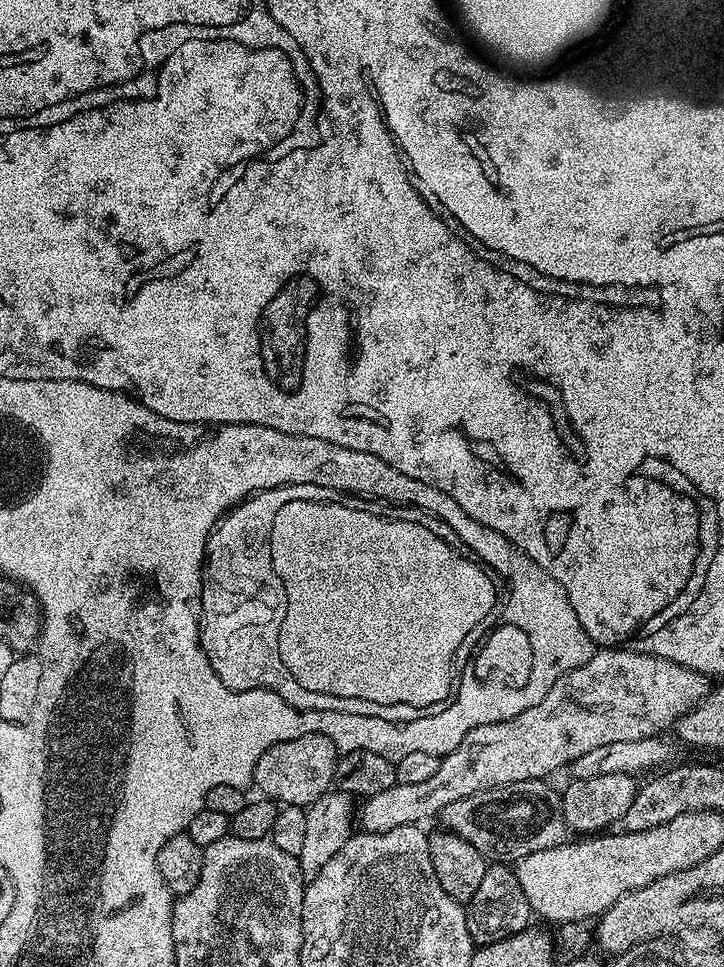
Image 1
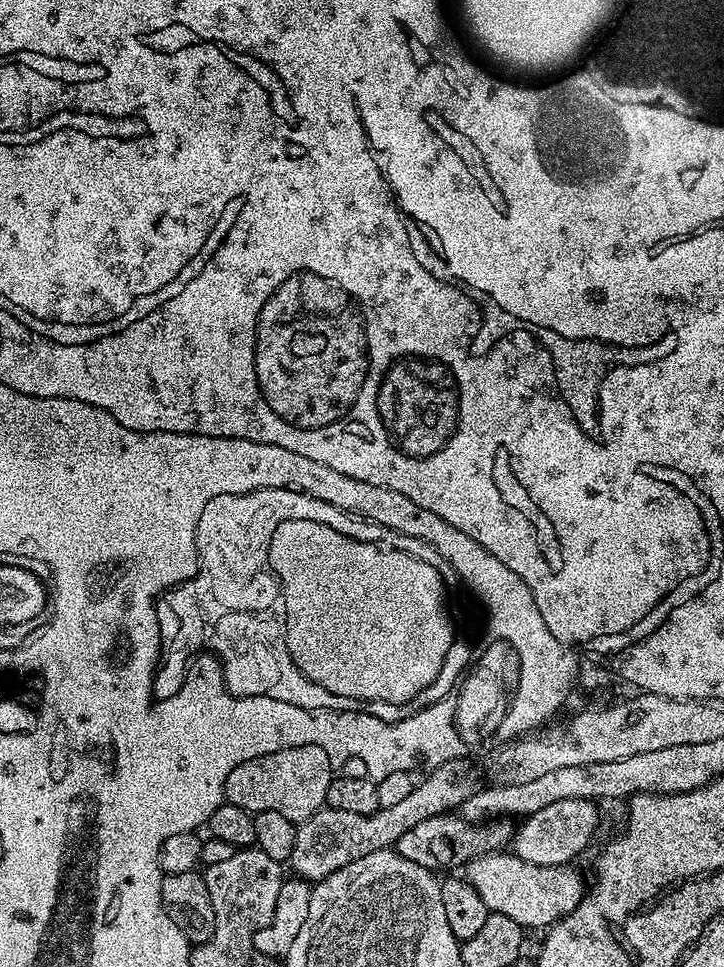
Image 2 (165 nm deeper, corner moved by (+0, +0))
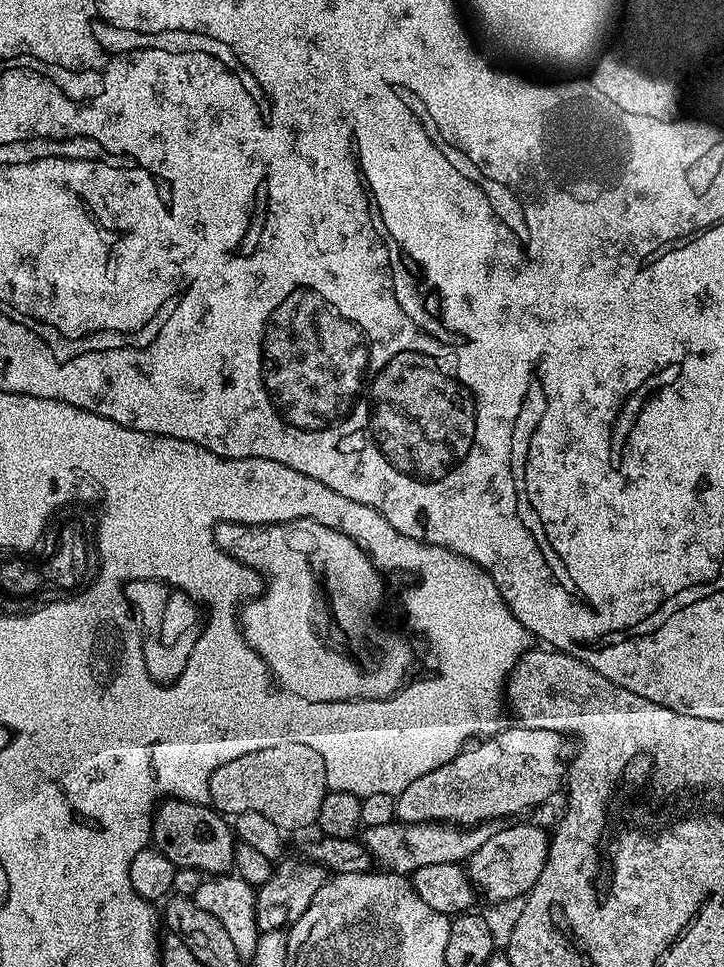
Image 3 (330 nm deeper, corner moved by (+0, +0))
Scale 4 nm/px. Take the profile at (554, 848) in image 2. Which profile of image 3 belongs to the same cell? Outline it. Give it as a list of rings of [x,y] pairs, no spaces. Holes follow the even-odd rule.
[[[512,822],[509,824],[512,824],[509,826],[509,828],[503,828],[504,826],[497,827],[496,832],[493,836],[490,838],[486,838],[486,842],[482,842],[482,846],[478,846],[478,850],[474,850],[474,854],[469,858],[469,860],[466,862],[466,871],[468,873],[469,881],[477,889],[480,888],[482,891],[484,891],[484,896],[488,900],[516,900],[519,901],[521,898],[528,895],[528,891],[531,890],[531,888],[534,886],[534,882],[538,882],[538,878],[542,874],[542,866],[546,866],[546,862],[548,861],[548,846],[550,843],[550,836],[549,833],[546,831],[543,832],[542,829],[539,828],[536,824],[514,824],[518,822]]]

